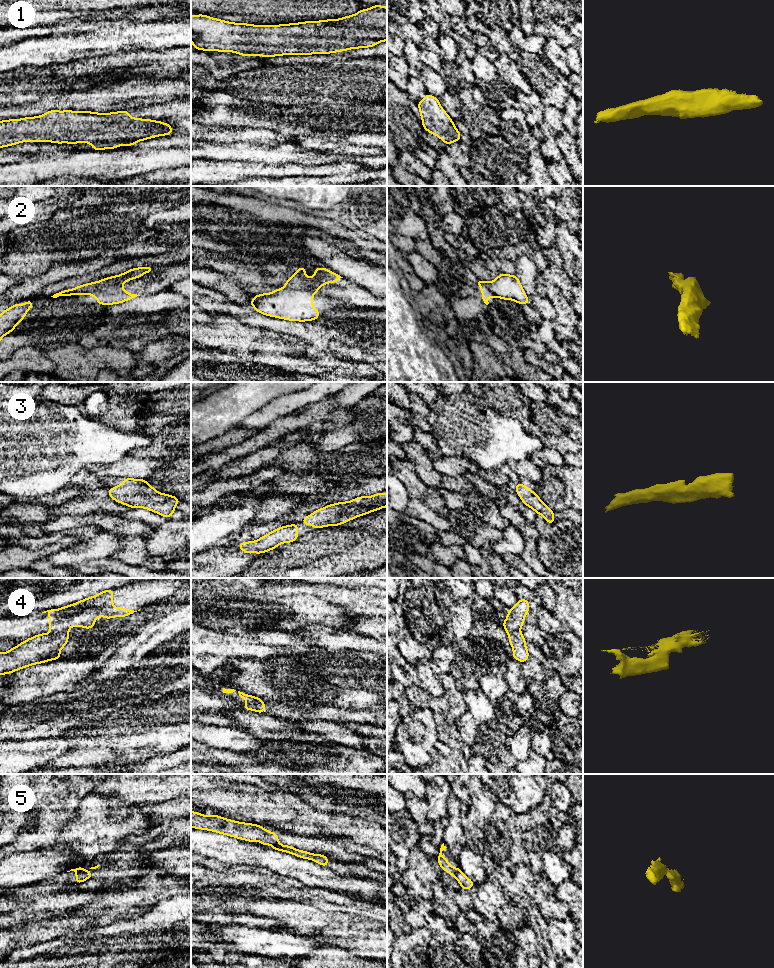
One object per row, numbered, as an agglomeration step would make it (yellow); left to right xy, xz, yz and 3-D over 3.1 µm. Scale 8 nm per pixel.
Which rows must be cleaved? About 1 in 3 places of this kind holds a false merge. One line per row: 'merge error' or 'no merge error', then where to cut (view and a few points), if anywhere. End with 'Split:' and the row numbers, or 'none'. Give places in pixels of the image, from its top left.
1: no merge error; no cut
2: merge error; cut in xz along (285, 286), (291, 289), (308, 290), (312, 293)
3: no merge error; no cut
4: merge error; cut in xy along (67, 629), (50, 634)
5: merge error; cut in xz along (279, 843), (272, 845)
Split: 2, 4, 5

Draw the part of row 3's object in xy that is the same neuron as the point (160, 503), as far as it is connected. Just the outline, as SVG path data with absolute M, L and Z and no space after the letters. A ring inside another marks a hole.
M126 478L120 485L107 491L116 502L134 508L145 508L162 515L165 518L173 516L175 506L181 502L177 497L165 493L159 493L146 480Z

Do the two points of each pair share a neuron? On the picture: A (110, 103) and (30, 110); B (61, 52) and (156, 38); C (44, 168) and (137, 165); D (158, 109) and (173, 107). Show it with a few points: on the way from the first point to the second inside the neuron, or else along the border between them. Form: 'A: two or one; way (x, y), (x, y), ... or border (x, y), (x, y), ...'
A: one; way (90, 102), (50, 102)
B: one; way (85, 42), (105, 42), (115, 38), (132, 38)
C: one; way (67, 165), (114, 165)
D: one; way (162, 109), (169, 109)

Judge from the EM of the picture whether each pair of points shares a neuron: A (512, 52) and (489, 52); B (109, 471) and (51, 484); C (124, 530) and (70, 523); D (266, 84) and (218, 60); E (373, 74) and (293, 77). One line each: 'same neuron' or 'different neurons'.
A: different neurons
B: different neurons
C: same neuron
D: different neurons
E: same neuron

